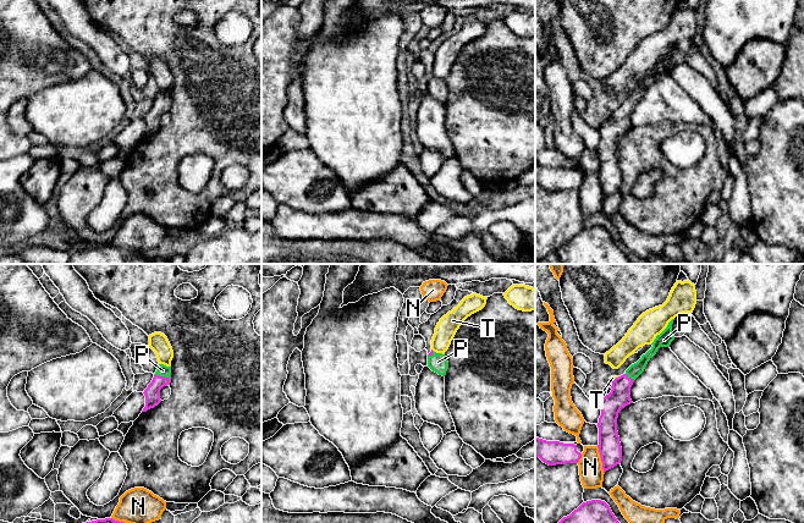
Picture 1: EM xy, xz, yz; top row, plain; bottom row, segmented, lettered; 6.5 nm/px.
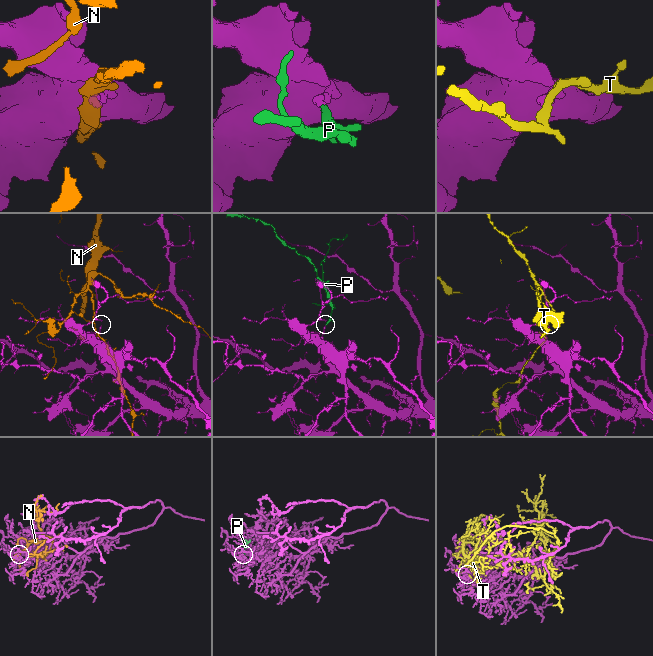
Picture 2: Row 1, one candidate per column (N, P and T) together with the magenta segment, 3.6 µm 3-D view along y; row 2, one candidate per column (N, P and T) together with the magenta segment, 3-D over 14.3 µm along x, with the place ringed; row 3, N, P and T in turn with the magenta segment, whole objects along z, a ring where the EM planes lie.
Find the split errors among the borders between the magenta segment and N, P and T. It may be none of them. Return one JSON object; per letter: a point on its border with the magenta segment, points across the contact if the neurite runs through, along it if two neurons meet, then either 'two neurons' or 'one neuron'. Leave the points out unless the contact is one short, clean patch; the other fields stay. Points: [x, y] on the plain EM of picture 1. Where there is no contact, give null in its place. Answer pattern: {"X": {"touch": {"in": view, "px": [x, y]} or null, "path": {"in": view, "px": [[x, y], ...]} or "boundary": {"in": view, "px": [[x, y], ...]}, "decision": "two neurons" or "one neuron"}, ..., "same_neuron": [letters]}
{"N": {"touch": {"in": "yz", "px": [601, 186]}, "decision": "two neurons"}, "P": {"touch": {"in": "xy", "px": [161, 103]}, "path": {"in": "xy", "px": [[152, 119], [161, 103], [163, 97]]}, "decision": "one neuron"}, "T": {"touch": {"in": "yz", "px": [616, 104]}, "decision": "two neurons"}, "same_neuron": ["P"]}

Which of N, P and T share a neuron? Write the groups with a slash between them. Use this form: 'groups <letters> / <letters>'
groups N / P / T

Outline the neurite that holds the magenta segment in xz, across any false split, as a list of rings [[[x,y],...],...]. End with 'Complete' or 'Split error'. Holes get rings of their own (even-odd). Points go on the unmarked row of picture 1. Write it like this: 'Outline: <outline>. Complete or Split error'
Outline: [[[431,76],[431,78],[428,81],[428,93],[439,101],[445,103],[448,95],[448,88],[445,81],[436,79]]]. Split error

